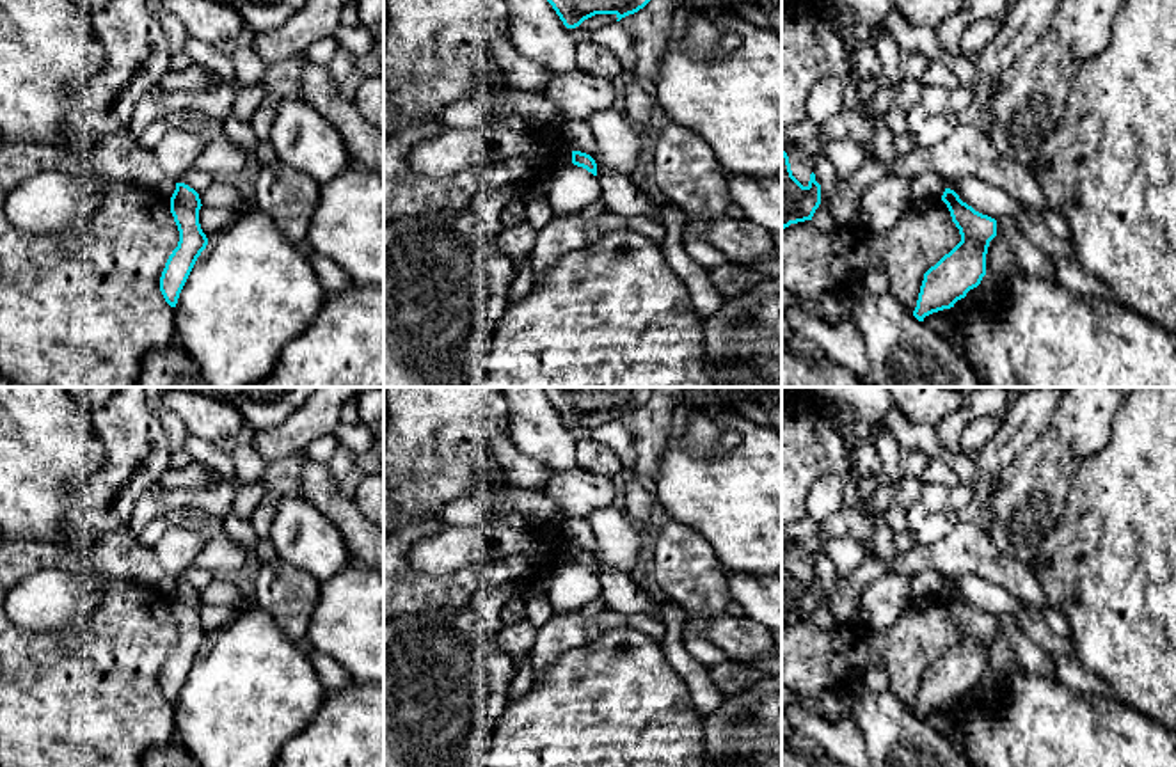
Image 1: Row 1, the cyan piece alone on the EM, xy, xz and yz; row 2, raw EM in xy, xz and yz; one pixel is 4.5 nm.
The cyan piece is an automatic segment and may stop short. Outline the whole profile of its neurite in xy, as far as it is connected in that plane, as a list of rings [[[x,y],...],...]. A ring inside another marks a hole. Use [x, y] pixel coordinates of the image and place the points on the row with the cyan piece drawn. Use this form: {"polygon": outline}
{"polygon": [[[176,183],[171,197],[171,213],[179,231],[178,247],[169,256],[160,277],[160,291],[171,307],[176,307],[179,293],[208,245],[208,238],[199,224],[199,194],[185,183]]]}

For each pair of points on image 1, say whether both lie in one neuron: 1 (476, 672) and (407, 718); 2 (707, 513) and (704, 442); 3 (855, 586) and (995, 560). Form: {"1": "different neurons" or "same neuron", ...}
{"1": "same neuron", "2": "same neuron", "3": "same neuron"}

